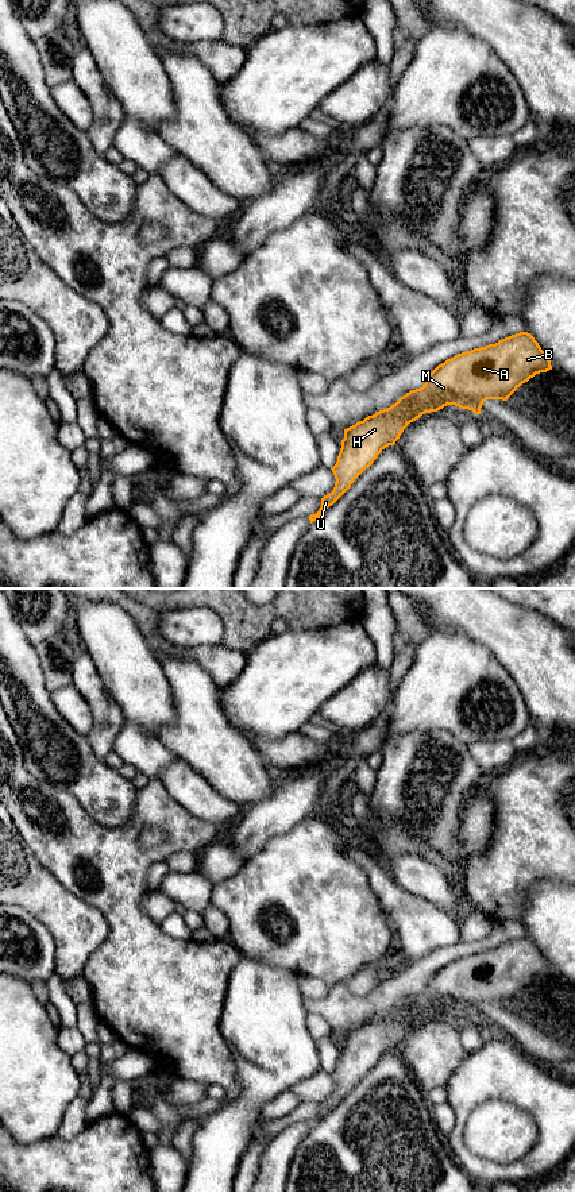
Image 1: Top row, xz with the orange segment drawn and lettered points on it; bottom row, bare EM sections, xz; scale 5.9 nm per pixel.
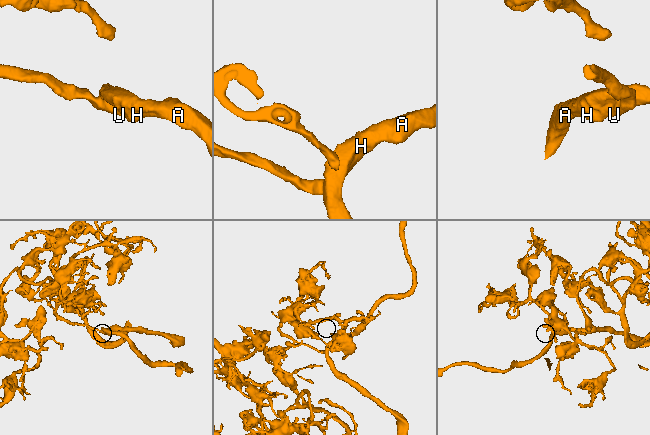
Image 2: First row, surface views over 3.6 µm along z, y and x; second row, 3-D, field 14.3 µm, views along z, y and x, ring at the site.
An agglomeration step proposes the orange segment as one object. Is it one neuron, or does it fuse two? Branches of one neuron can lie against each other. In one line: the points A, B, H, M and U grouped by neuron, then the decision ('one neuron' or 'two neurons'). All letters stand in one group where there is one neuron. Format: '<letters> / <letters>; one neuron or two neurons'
A B H M U; one neuron

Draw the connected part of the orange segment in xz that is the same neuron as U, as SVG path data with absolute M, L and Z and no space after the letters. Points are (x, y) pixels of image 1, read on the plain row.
M528 937L447 964L429 978L422 992L410 995L390 1012L344 1034L337 1066L331 1073L336 1084L335 1092L321 1103L319 1116L309 1120L310 1128L422 1019L447 1009L481 1019L486 1004L506 1005L522 988L549 974L549 962Z

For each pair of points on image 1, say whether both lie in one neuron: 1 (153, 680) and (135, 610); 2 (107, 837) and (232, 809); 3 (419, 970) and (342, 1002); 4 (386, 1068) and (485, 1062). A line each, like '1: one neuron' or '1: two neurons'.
1: two neurons
2: two neurons
3: one neuron
4: two neurons

